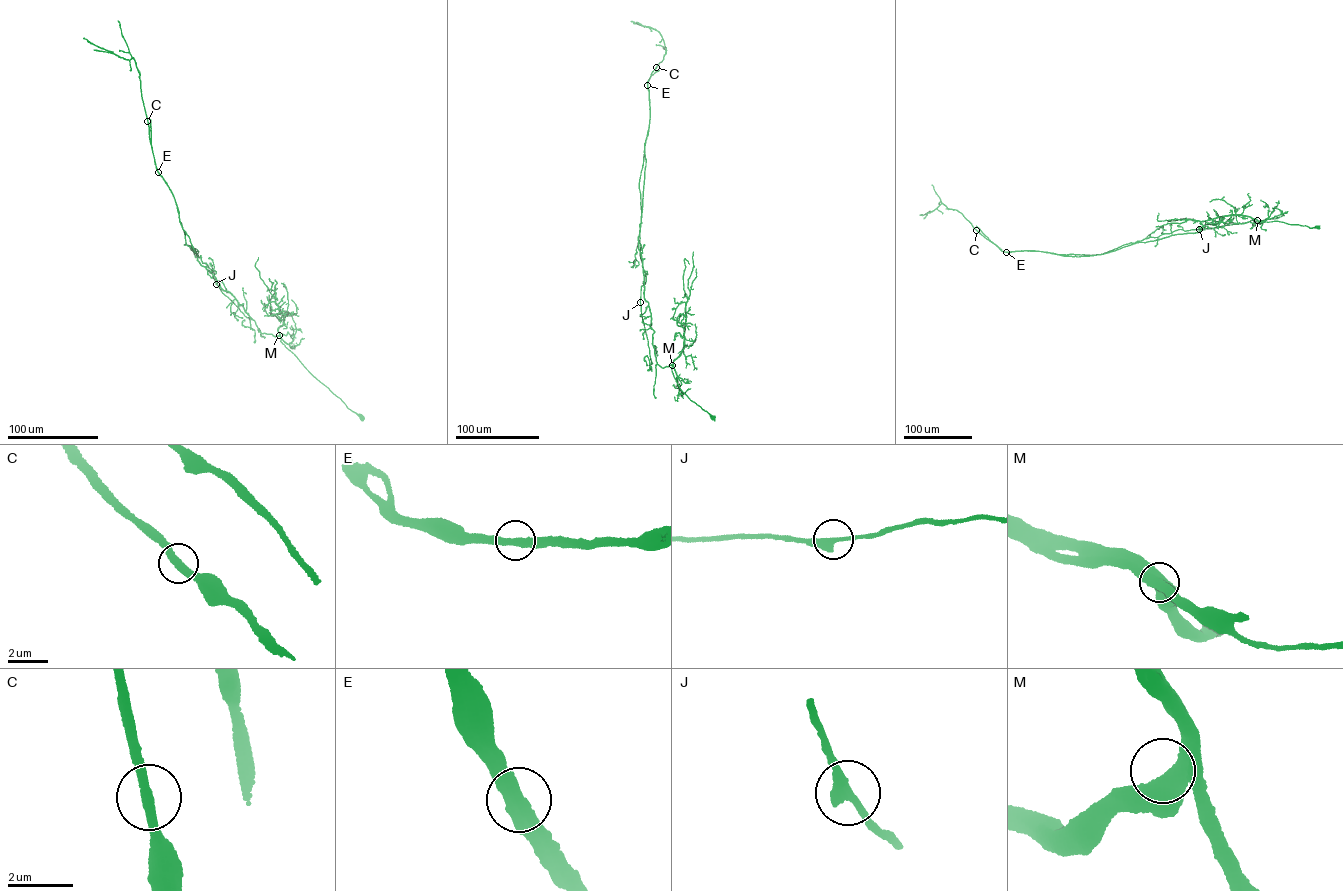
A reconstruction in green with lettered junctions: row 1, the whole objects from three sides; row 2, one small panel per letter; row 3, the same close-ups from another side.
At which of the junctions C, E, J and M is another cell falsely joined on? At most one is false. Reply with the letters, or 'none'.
E

